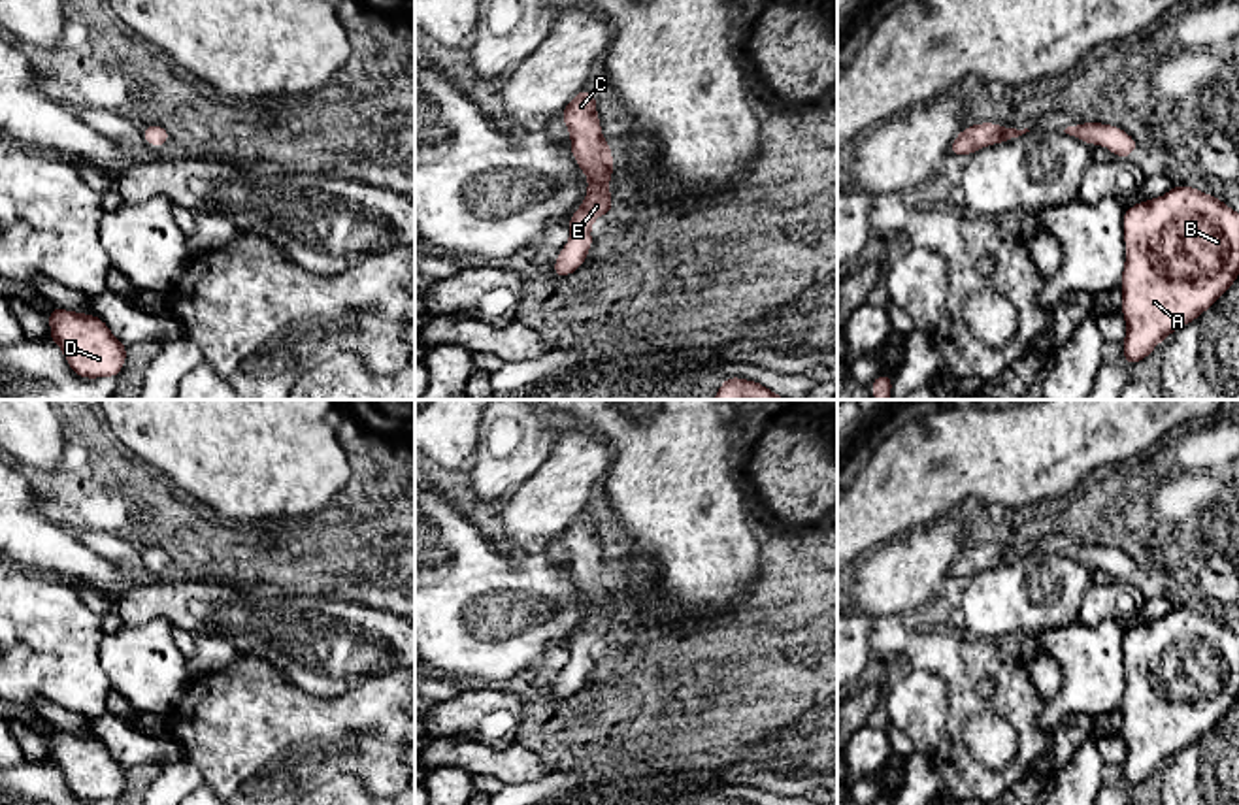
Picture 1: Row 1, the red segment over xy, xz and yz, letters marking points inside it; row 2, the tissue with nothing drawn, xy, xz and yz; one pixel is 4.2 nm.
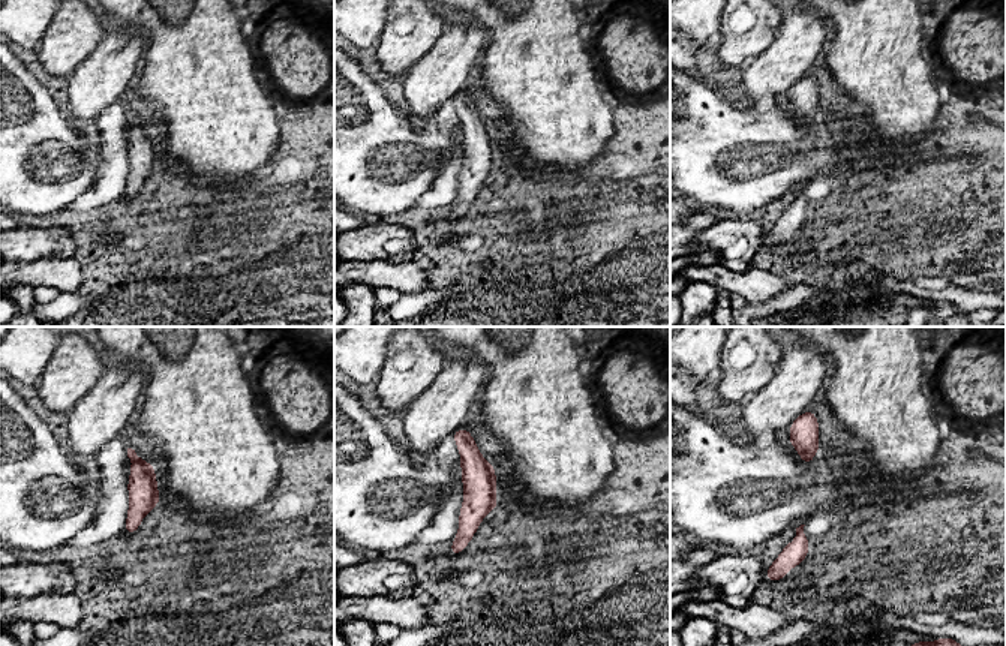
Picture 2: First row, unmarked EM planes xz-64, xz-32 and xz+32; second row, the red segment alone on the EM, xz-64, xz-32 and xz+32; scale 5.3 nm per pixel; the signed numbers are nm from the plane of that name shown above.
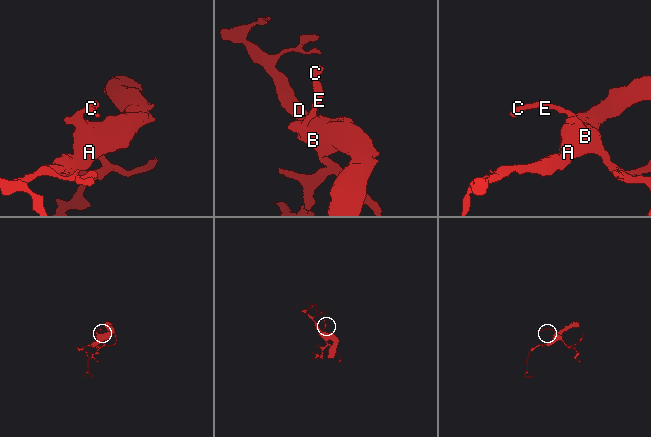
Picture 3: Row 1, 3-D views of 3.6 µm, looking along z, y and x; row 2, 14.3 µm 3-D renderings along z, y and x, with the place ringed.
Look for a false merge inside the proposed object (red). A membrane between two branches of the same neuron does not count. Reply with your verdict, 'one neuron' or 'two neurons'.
one neuron

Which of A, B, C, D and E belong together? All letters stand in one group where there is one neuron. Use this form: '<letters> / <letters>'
A B C D E

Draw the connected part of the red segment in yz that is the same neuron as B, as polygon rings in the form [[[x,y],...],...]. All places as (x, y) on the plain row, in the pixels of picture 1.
[[[1184,605],[1128,630],[1122,650],[1122,771],[1133,788],[1235,705],[1239,635]]]

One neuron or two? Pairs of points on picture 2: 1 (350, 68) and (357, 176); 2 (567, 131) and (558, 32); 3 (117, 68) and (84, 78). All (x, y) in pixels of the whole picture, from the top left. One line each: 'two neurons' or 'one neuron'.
1: one neuron
2: one neuron
3: one neuron

